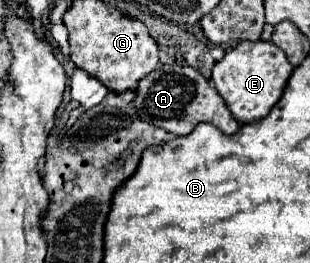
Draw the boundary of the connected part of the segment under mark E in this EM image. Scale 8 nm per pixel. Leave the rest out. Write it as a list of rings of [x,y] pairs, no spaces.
[[[241,41],[231,51],[227,51],[219,63],[215,63],[211,79],[225,105],[229,107],[233,119],[239,123],[251,123],[263,119],[281,99],[291,73],[293,65],[277,45],[267,41]]]

